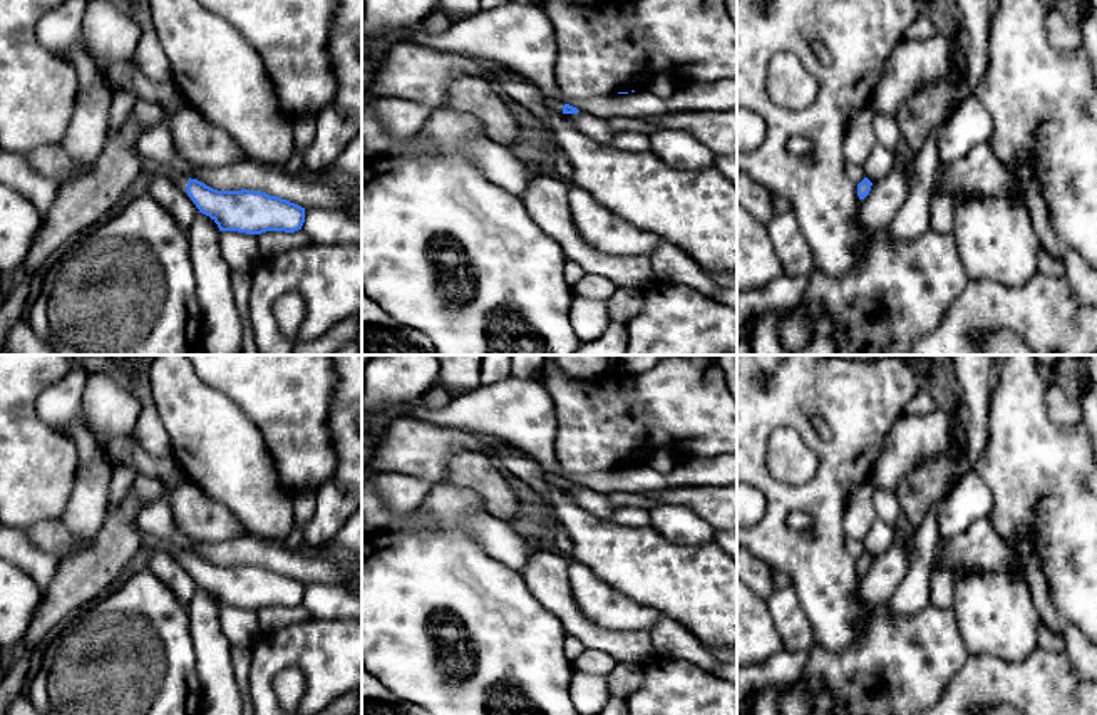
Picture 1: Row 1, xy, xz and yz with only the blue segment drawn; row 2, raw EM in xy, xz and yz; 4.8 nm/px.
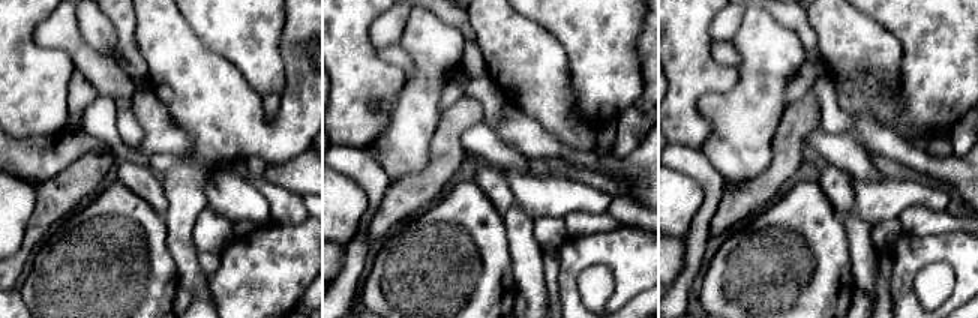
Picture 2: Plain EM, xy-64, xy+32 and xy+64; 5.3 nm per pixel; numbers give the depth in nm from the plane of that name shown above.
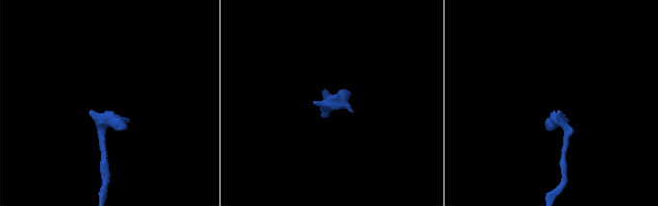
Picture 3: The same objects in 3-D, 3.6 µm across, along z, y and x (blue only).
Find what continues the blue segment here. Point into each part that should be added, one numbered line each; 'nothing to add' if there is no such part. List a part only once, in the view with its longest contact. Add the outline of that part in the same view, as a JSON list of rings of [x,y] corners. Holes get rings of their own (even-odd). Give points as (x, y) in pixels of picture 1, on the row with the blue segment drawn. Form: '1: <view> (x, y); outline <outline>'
1: xy (158, 169); outline [[[139,156],[139,161],[141,161],[142,172],[149,172],[156,177],[167,177],[181,188],[188,186],[189,177],[178,172],[173,166],[162,164],[162,162],[154,162],[154,161],[146,159],[142,156]]]

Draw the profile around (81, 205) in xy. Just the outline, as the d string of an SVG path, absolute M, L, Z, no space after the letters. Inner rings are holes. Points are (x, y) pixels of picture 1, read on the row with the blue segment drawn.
M137 100L119 134L107 142L94 169L60 186L27 255L35 273L52 256L109 218L124 193L142 172L137 137L146 127L164 124L166 111L149 100Z

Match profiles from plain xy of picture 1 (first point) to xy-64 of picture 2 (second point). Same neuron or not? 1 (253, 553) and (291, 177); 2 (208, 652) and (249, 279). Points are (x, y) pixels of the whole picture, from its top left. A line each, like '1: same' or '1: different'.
1: same
2: different

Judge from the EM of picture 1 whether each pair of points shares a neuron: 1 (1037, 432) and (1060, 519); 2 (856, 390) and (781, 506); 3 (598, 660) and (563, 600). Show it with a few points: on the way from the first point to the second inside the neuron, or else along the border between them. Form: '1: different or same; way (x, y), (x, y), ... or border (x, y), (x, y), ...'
1: same; way (1037, 454), (1037, 471), (1059, 498)
2: same; way (856, 424), (856, 442), (849, 456), (814, 491)
3: different; border (587, 647), (605, 652), (617, 662)

